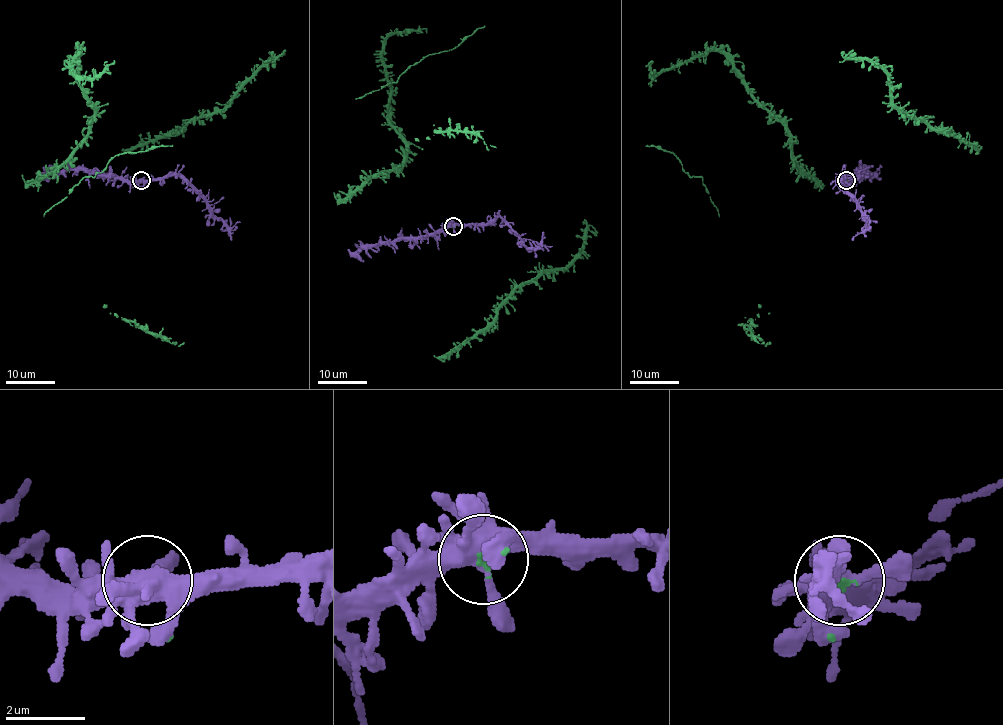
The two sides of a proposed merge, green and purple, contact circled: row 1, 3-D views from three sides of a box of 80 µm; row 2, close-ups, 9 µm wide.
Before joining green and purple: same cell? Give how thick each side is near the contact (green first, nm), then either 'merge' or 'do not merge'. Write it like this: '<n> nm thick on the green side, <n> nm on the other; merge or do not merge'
100 nm thick on the green side, 480 nm on the other; merge

